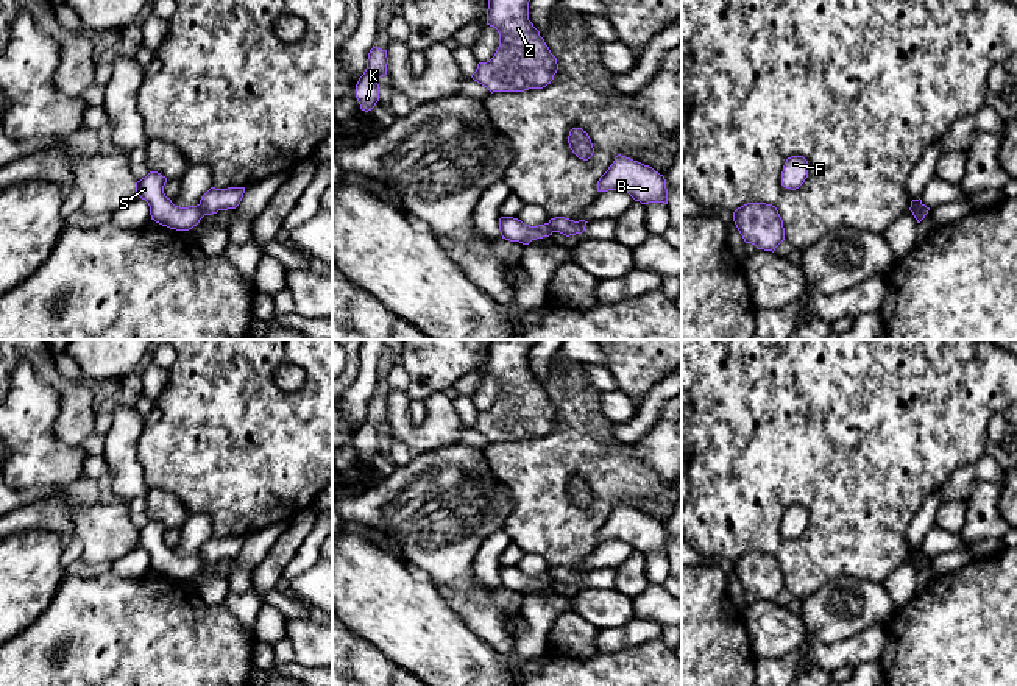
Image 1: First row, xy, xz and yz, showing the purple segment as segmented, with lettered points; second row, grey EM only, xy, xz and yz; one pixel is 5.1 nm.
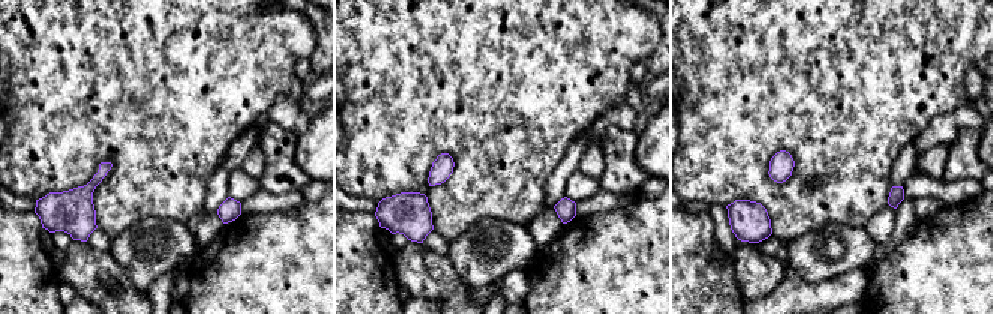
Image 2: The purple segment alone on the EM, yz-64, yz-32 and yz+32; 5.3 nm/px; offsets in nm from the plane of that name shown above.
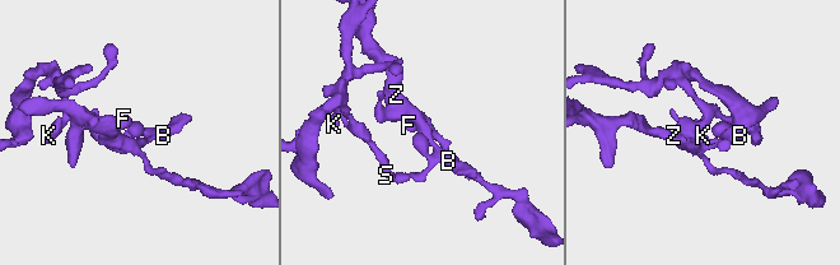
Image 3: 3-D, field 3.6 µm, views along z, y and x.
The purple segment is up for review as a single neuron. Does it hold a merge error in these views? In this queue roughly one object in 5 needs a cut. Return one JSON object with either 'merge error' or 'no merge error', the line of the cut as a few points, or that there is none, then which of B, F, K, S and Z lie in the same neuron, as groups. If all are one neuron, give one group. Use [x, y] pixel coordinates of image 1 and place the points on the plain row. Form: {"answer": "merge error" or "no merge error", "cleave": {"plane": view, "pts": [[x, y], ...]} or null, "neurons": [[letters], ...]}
{"answer": "merge error", "cleave": {"plane": "xy", "pts": [[198, 554], [205, 563]]}, "neurons": [["B", "F", "Z"], ["K", "S"]]}

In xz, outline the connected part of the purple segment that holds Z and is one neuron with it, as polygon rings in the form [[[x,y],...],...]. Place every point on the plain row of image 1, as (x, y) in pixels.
[[[493,340],[490,343],[487,374],[498,379],[499,396],[490,410],[477,413],[471,427],[491,443],[543,438],[551,433],[558,419],[557,407],[529,370],[529,351],[533,341],[535,340]]]

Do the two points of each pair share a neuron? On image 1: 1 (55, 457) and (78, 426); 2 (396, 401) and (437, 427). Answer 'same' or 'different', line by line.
1: different
2: same

